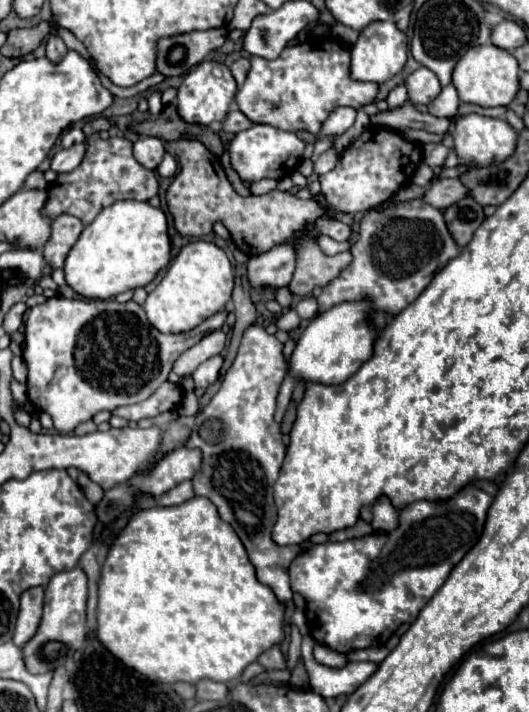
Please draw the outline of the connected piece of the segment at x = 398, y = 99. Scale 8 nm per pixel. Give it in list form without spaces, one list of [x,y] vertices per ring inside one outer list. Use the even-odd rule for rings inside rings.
[[[399,85],[397,89],[393,89],[393,91],[389,93],[389,97],[387,97],[387,105],[389,105],[389,109],[397,109],[397,107],[401,107],[405,101],[407,101],[405,85]]]

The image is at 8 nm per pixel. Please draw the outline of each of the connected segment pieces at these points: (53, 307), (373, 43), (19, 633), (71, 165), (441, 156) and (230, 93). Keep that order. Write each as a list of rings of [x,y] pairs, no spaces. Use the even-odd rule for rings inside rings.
[[[51,297],[29,311],[25,321],[23,361],[27,365],[27,397],[39,409],[51,415],[53,425],[61,433],[71,433],[79,423],[93,419],[99,411],[113,411],[121,405],[133,405],[147,399],[167,375],[175,359],[199,343],[207,333],[223,327],[227,311],[219,311],[187,333],[165,335],[157,331],[145,317],[145,311],[135,301],[117,303],[115,299],[65,299]]]
[[[373,21],[369,23],[361,35],[359,41],[351,47],[351,75],[357,81],[373,81],[373,83],[385,83],[393,75],[397,75],[405,63],[409,53],[409,39],[403,31],[397,29],[395,21]]]
[[[33,587],[21,595],[21,611],[13,635],[13,643],[19,649],[37,633],[41,615],[43,615],[43,587]]]
[[[85,143],[73,145],[69,149],[61,149],[51,157],[51,169],[55,173],[69,173],[81,163],[83,155],[85,155]]]
[[[429,143],[423,147],[423,163],[429,167],[437,167],[445,163],[449,149],[443,143]]]
[[[203,61],[183,79],[183,83],[179,87],[179,93],[177,93],[179,115],[187,123],[199,123],[199,125],[221,123],[229,111],[229,105],[235,97],[235,91],[237,91],[237,83],[225,63]]]

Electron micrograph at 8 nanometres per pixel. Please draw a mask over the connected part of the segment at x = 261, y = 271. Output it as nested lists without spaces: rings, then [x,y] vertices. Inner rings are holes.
[[[273,247],[265,255],[255,255],[249,259],[247,275],[255,289],[281,289],[287,287],[295,269],[293,247]]]

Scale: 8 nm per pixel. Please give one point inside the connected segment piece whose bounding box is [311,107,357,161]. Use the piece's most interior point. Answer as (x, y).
(339, 121)

